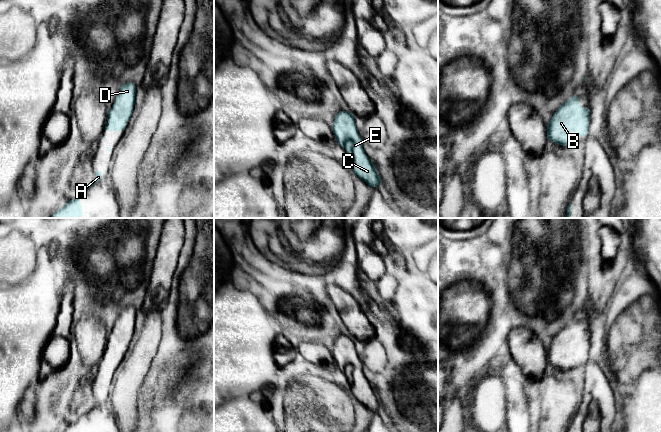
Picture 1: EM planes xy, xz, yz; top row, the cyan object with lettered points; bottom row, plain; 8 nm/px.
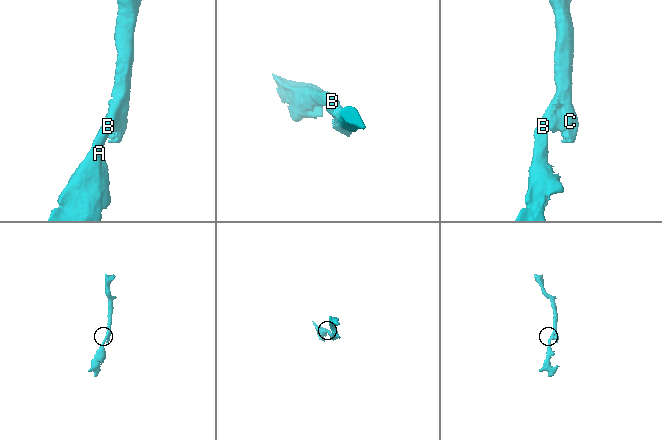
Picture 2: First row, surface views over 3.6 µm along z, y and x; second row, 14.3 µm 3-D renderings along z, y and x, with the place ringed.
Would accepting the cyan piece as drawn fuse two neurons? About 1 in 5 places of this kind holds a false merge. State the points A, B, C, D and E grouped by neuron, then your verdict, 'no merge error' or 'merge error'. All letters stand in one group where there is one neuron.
A B C D E | no merge error

